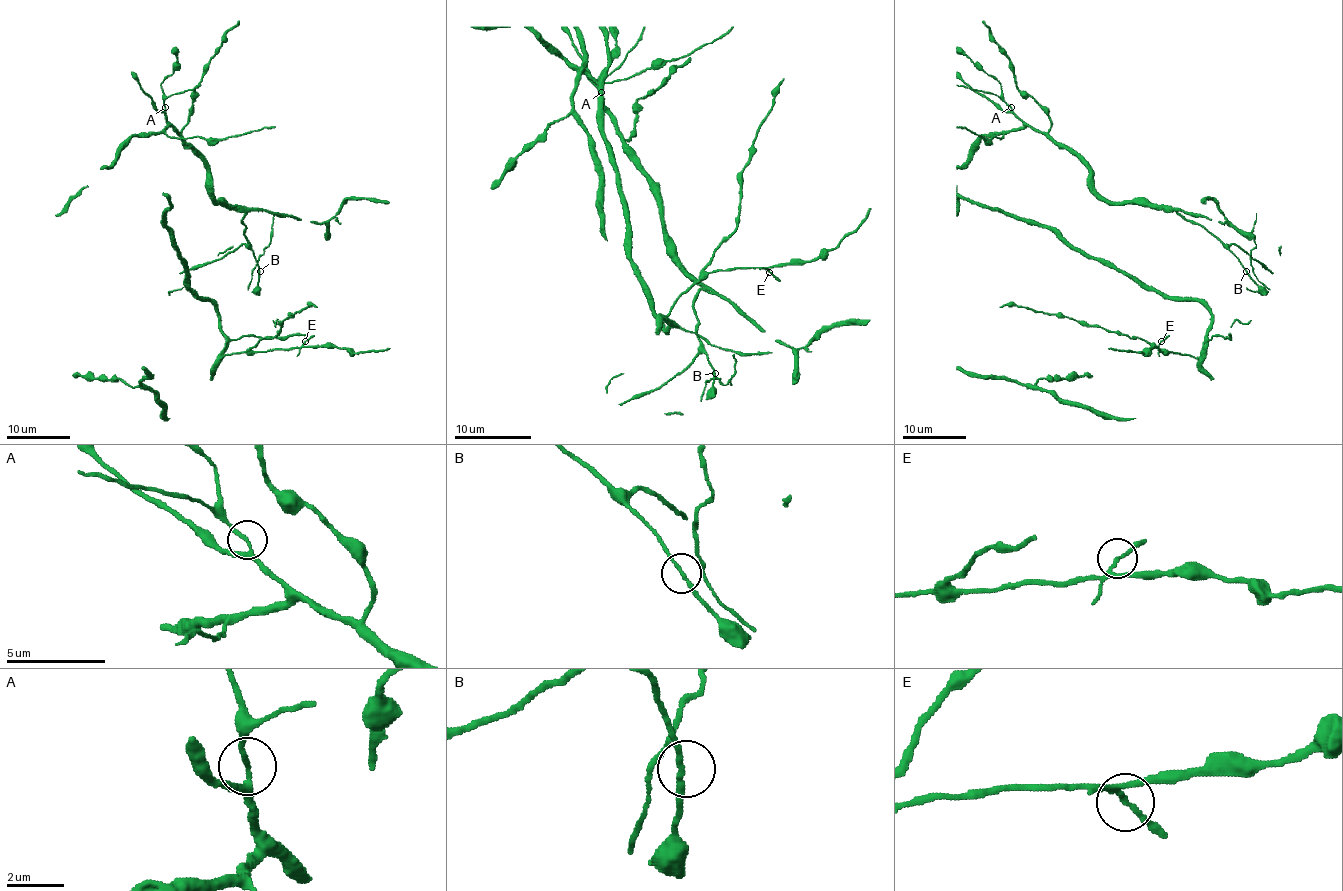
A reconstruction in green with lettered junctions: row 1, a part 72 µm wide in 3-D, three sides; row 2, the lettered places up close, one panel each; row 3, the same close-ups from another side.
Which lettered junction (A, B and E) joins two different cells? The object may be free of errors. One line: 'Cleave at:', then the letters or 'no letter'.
Cleave at: no letter

